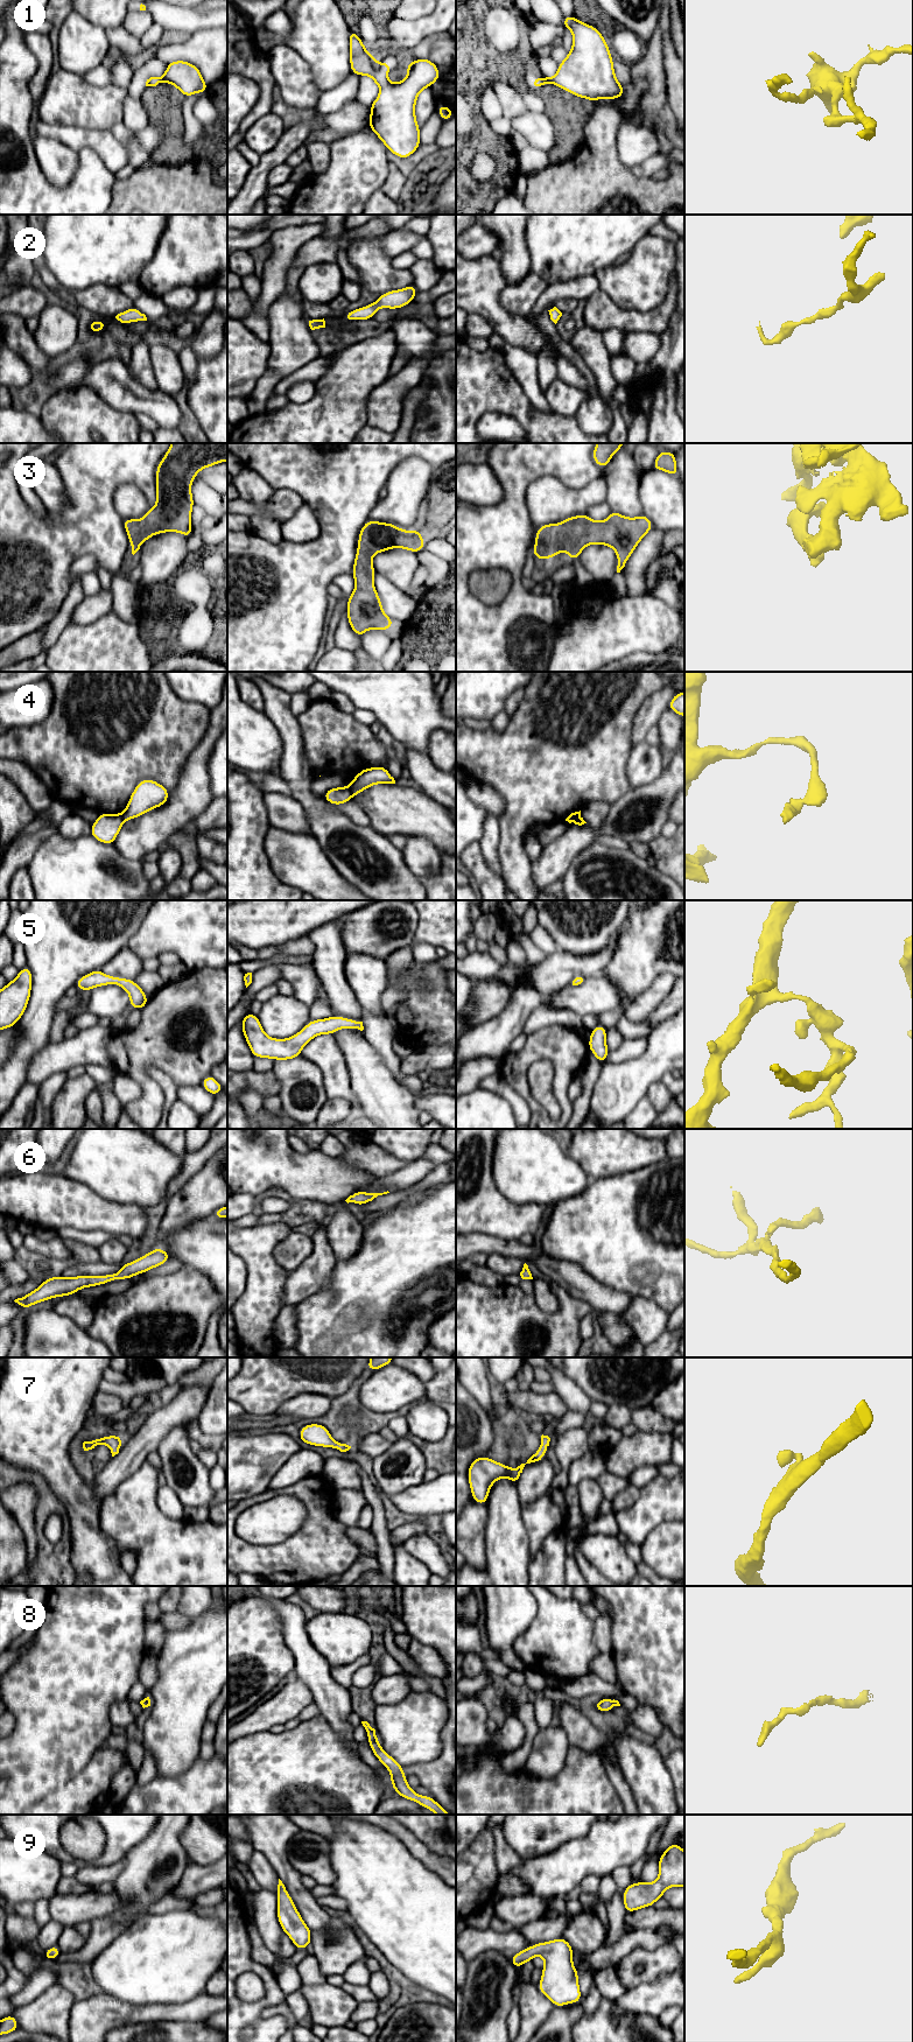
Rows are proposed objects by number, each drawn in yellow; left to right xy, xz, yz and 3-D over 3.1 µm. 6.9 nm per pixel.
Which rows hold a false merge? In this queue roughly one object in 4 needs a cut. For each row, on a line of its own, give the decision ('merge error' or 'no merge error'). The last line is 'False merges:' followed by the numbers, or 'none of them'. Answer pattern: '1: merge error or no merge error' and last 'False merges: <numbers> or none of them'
1: no merge error
2: no merge error
3: no merge error
4: merge error
5: no merge error
6: no merge error
7: no merge error
8: no merge error
9: no merge error
False merges: 4

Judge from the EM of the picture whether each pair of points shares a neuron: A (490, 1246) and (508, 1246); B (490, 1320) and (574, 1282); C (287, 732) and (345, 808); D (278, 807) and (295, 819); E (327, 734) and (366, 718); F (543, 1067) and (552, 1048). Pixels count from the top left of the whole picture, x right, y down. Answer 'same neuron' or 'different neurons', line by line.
A: same neuron
B: different neurons
C: different neurons
D: same neuron
E: different neurons
F: different neurons

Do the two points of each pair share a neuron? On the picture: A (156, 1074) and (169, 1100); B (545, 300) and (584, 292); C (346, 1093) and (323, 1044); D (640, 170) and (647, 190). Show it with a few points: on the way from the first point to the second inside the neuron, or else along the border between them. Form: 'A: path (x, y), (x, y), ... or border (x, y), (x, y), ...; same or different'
A: path (162, 1080), (169, 1087), (169, 1094); same
B: path (554, 292), (575, 292); same
C: path (337, 1081), (335, 1069), (327, 1055); same
D: border (631, 168), (636, 176), (651, 176); different

